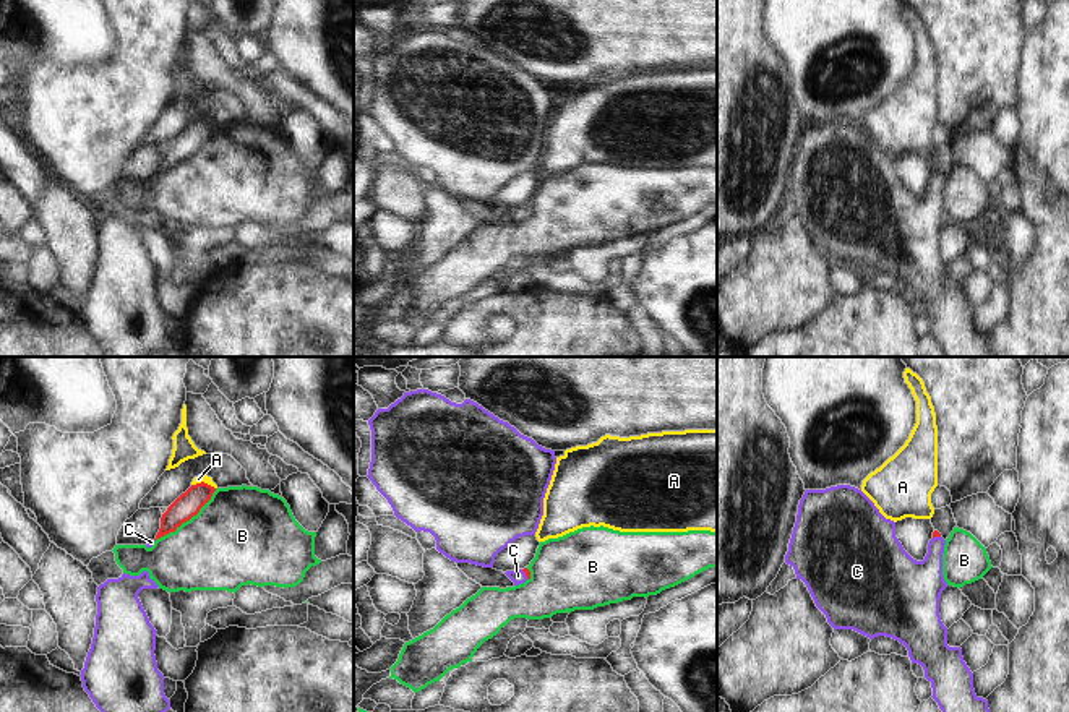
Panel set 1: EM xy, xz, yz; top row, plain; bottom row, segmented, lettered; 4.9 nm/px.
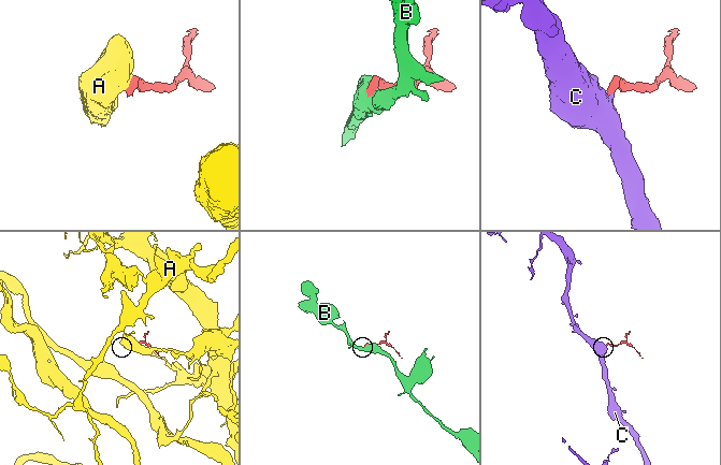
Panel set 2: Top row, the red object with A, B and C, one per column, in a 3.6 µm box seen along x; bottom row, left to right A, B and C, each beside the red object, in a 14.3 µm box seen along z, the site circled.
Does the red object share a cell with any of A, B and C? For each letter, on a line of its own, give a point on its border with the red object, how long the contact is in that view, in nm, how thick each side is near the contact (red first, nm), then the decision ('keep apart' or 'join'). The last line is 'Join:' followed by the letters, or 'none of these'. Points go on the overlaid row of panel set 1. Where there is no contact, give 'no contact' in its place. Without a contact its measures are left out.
A: meets red in xy at (203, 482); contact 120 nm long; 120 nm thick on the red side, 40 nm on the other; keep apart
B: meets red in xy at (188, 519); contact 400 nm long; 120 nm thick on the red side, 460 nm on the other; keep apart
C: meets red in xz at (526, 574); contact 60 nm long; 30 nm thick on the red side, 70 nm on the other; join
Join: C

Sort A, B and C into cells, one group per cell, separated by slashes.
A / B / C

